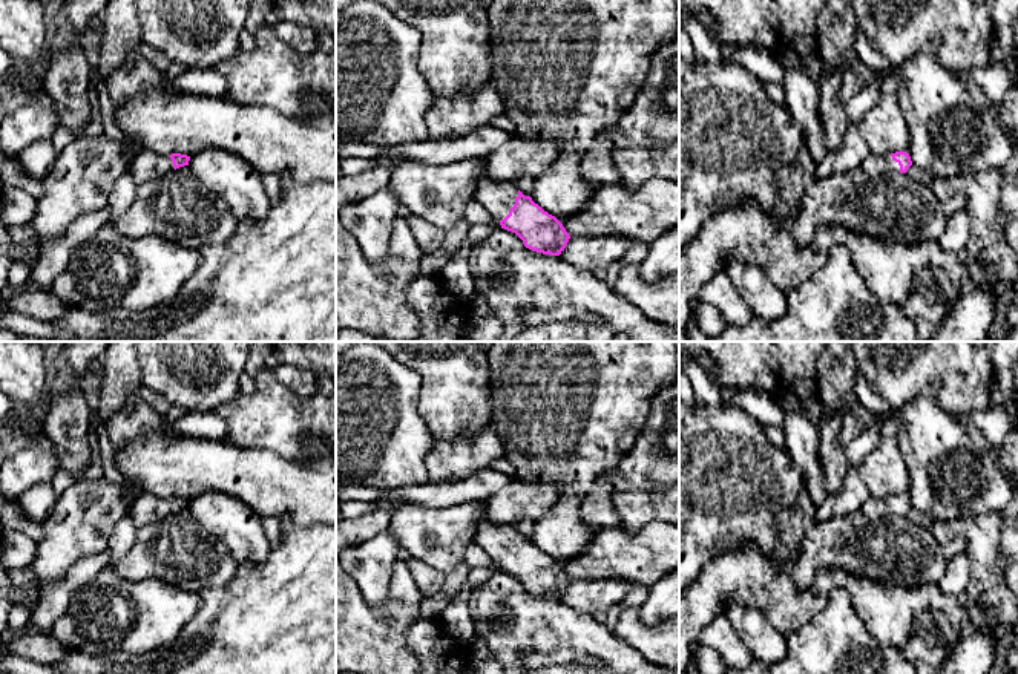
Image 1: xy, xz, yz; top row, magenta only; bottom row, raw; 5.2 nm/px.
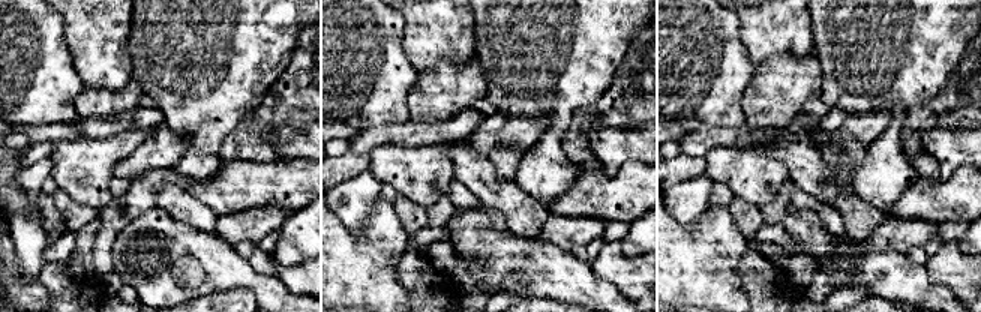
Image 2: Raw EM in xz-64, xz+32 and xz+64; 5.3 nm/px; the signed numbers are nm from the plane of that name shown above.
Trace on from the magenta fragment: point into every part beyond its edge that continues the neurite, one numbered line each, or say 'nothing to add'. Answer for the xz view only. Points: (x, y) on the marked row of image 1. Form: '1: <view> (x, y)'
1: xz (497, 198)

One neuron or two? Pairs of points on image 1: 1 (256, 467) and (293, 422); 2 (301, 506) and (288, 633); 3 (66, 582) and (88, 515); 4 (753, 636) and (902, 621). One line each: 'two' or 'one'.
1: two
2: two
3: two
4: two

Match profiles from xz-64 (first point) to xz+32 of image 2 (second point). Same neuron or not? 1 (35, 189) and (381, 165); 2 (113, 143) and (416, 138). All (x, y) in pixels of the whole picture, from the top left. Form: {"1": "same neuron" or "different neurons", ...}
{"1": "different neurons", "2": "different neurons"}

